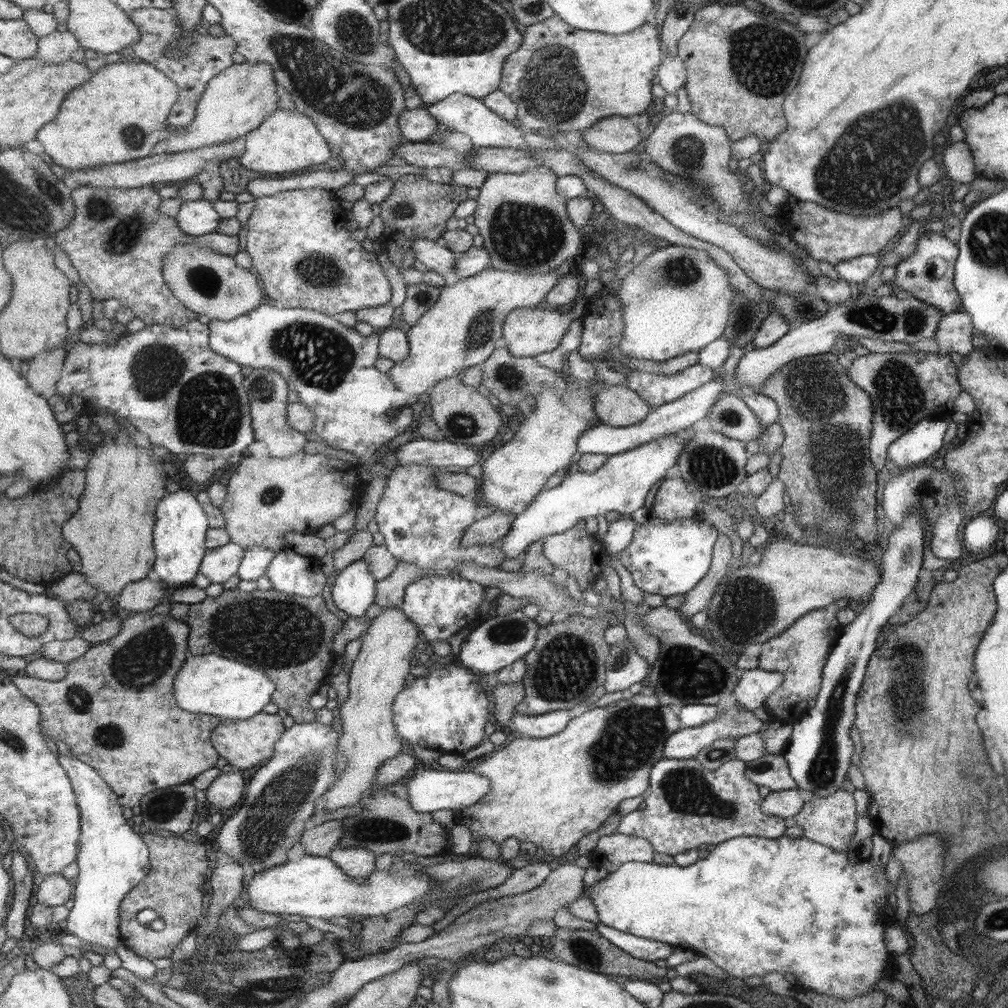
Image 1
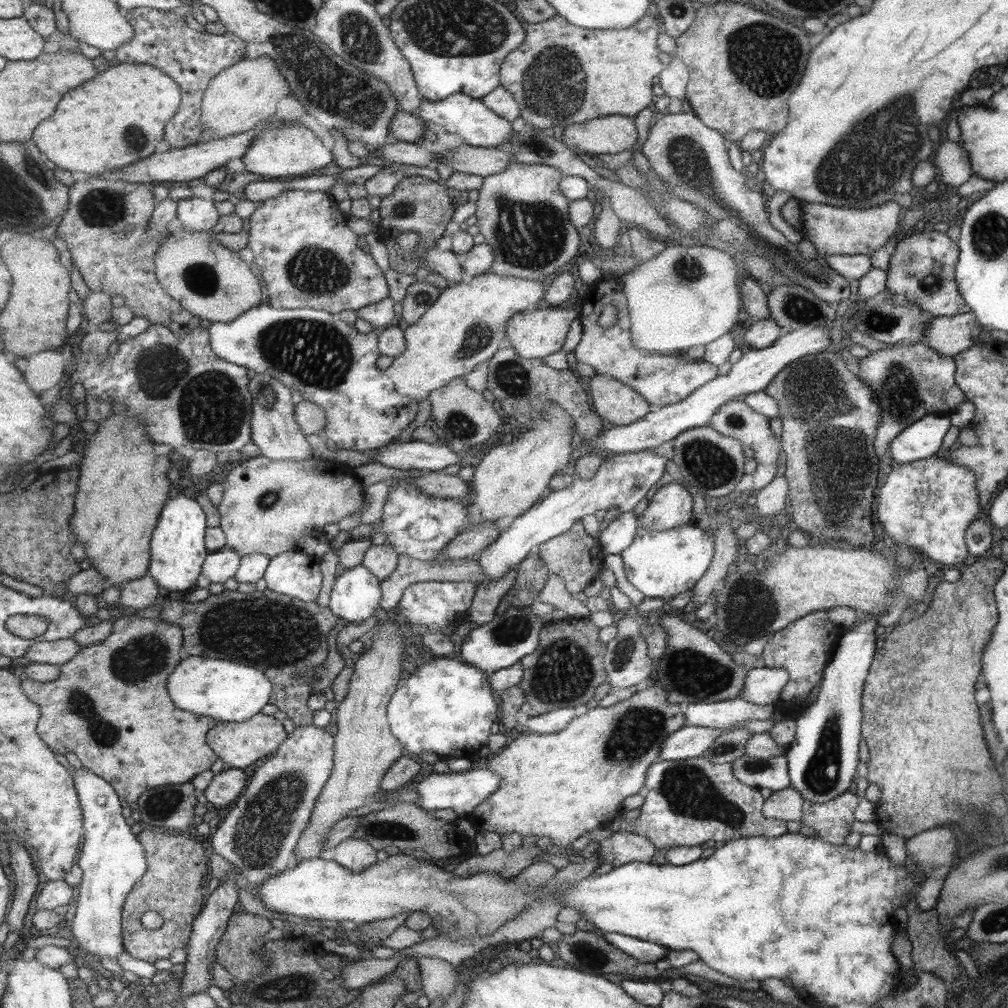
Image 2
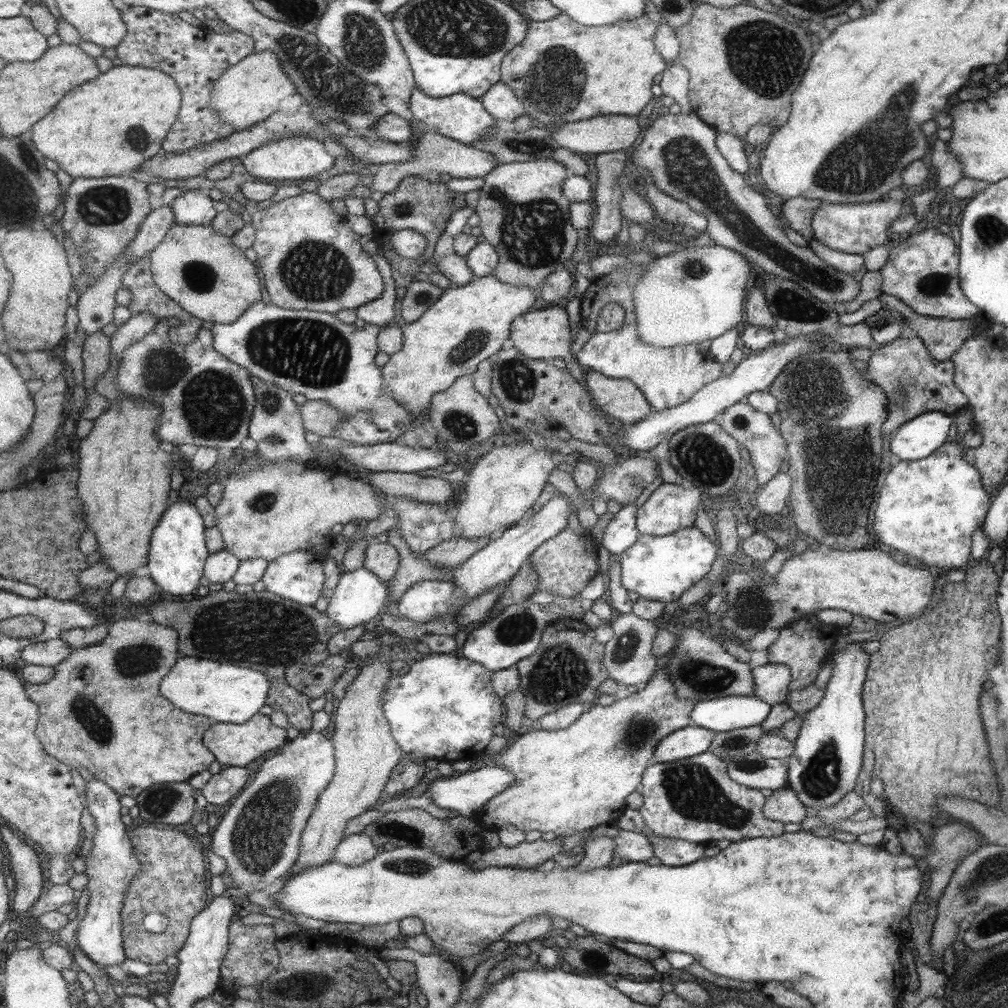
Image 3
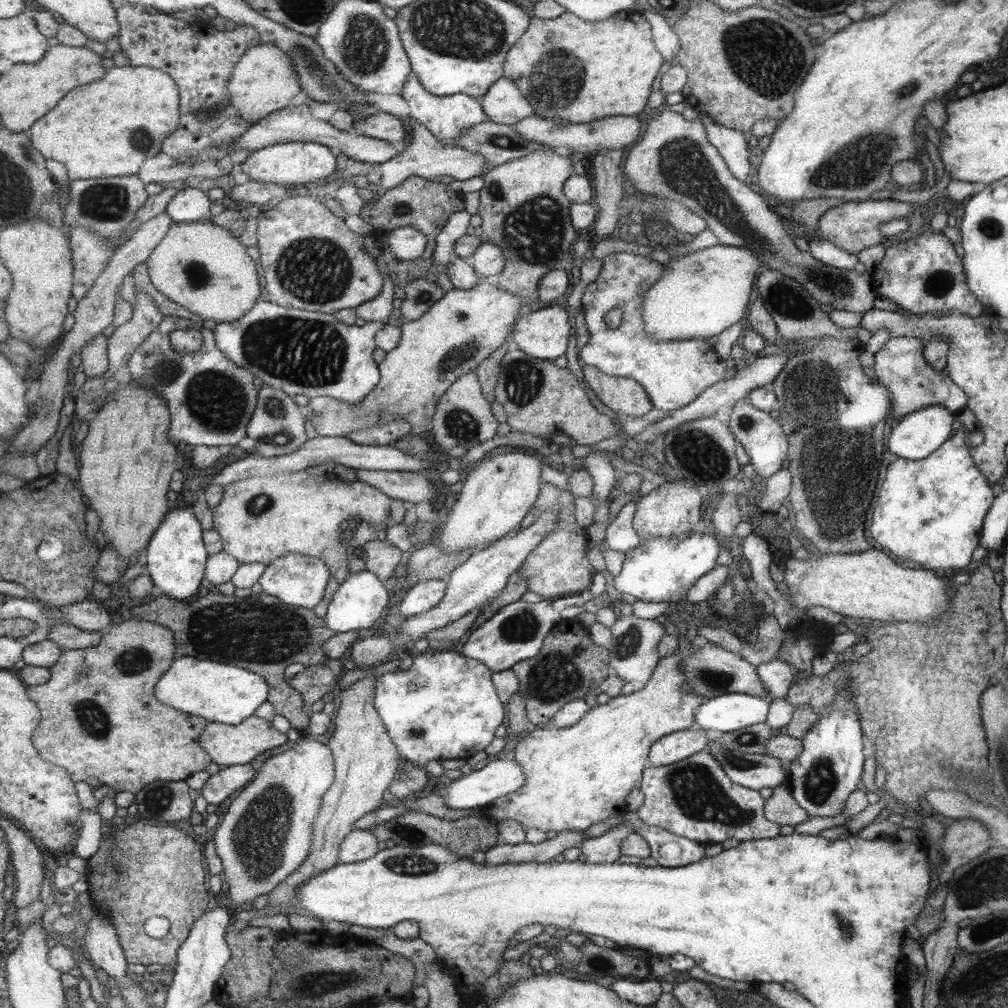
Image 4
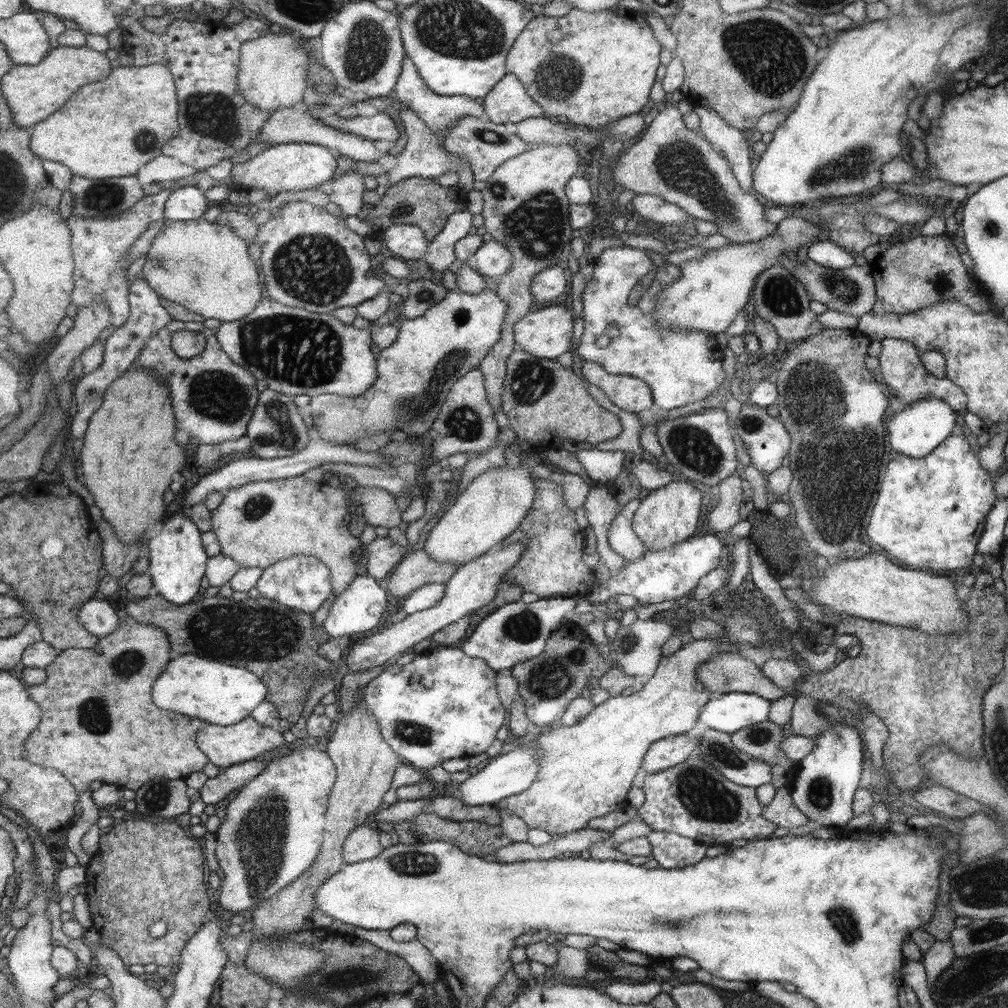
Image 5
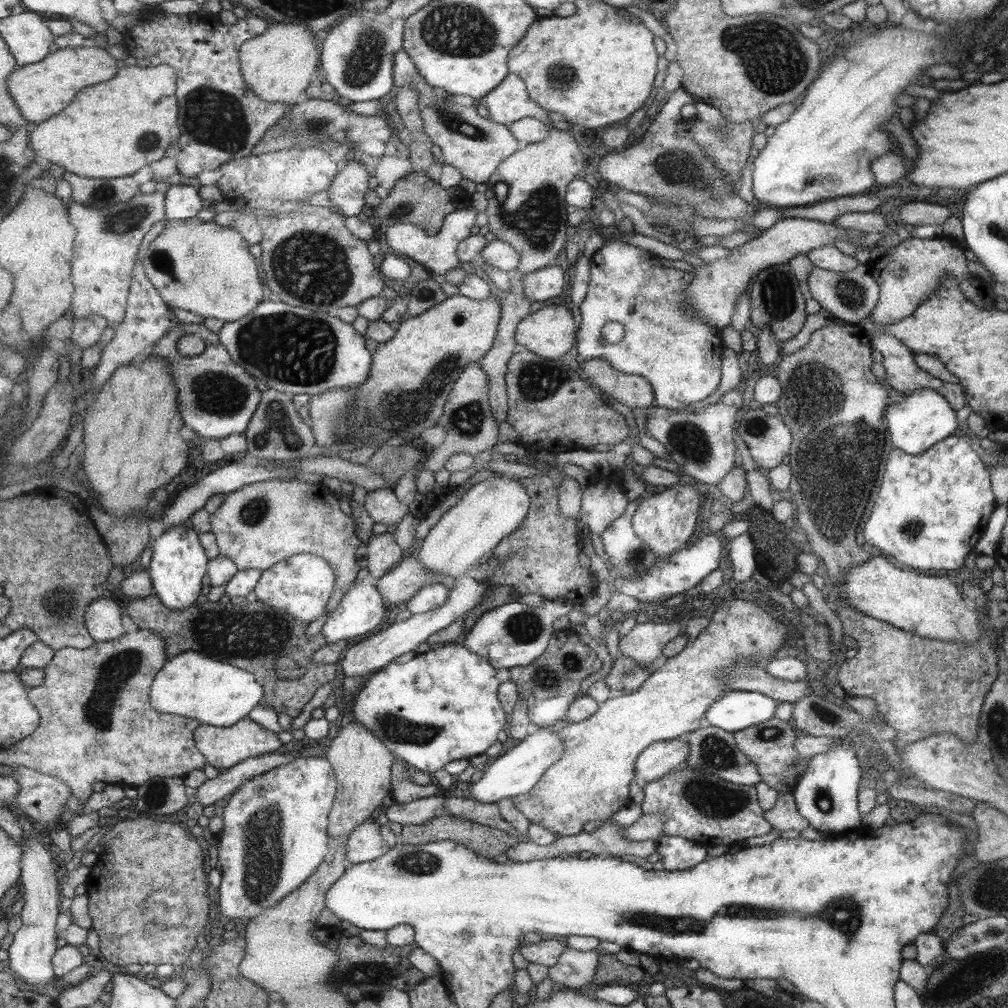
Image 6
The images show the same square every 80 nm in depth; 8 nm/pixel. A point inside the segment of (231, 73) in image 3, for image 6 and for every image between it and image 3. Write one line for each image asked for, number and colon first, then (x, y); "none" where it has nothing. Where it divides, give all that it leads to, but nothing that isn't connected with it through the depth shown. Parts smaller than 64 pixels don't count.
4: (265, 81)
5: (274, 73)
6: (278, 65)

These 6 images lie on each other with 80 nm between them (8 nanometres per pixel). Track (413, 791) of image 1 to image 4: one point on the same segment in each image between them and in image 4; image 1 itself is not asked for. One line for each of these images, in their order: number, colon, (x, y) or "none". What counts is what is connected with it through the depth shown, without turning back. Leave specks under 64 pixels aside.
2: (463, 791)
3: (466, 792)
4: (480, 788)

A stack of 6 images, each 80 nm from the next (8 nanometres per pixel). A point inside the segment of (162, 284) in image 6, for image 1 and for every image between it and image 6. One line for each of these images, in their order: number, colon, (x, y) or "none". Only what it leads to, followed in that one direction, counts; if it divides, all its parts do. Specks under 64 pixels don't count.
1: (210, 283)
2: (210, 280)
3: (203, 270)
4: (200, 265)
5: (205, 266)

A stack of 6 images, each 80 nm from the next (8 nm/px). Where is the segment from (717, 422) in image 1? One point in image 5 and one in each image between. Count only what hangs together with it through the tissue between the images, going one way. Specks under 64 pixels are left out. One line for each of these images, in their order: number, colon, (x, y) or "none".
2: (735, 419)
3: (752, 429)
4: (766, 446)
5: (765, 440)

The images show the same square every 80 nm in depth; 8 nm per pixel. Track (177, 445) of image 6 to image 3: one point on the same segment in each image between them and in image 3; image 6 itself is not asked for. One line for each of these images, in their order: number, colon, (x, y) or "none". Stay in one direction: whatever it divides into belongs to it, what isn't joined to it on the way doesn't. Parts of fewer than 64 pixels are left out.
3: (125, 479)
4: (129, 486)
5: (137, 411)

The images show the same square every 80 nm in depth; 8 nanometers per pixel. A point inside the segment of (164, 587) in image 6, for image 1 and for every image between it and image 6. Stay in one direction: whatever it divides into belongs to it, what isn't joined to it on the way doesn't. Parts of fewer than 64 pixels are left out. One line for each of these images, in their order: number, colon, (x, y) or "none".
1: (182, 526)
2: (179, 552)
3: (179, 552)
4: (177, 556)
5: (178, 559)

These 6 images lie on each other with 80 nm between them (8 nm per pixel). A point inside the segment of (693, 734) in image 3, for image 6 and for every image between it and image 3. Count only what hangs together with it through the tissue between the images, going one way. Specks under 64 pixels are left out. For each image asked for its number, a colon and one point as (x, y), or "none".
4: (673, 747)
5: (667, 752)
6: (660, 758)

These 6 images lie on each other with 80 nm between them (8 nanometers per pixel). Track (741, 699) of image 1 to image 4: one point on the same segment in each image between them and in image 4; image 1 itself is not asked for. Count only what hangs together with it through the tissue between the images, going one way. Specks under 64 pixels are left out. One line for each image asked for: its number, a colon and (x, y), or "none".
2: (763, 685)
3: (771, 681)
4: (776, 675)

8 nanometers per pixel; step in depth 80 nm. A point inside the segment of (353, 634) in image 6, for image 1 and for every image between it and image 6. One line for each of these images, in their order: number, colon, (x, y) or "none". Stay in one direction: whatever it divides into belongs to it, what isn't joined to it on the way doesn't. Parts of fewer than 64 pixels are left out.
1: (354, 591)
2: (357, 593)
3: (359, 597)
4: (361, 600)
5: (360, 608)

